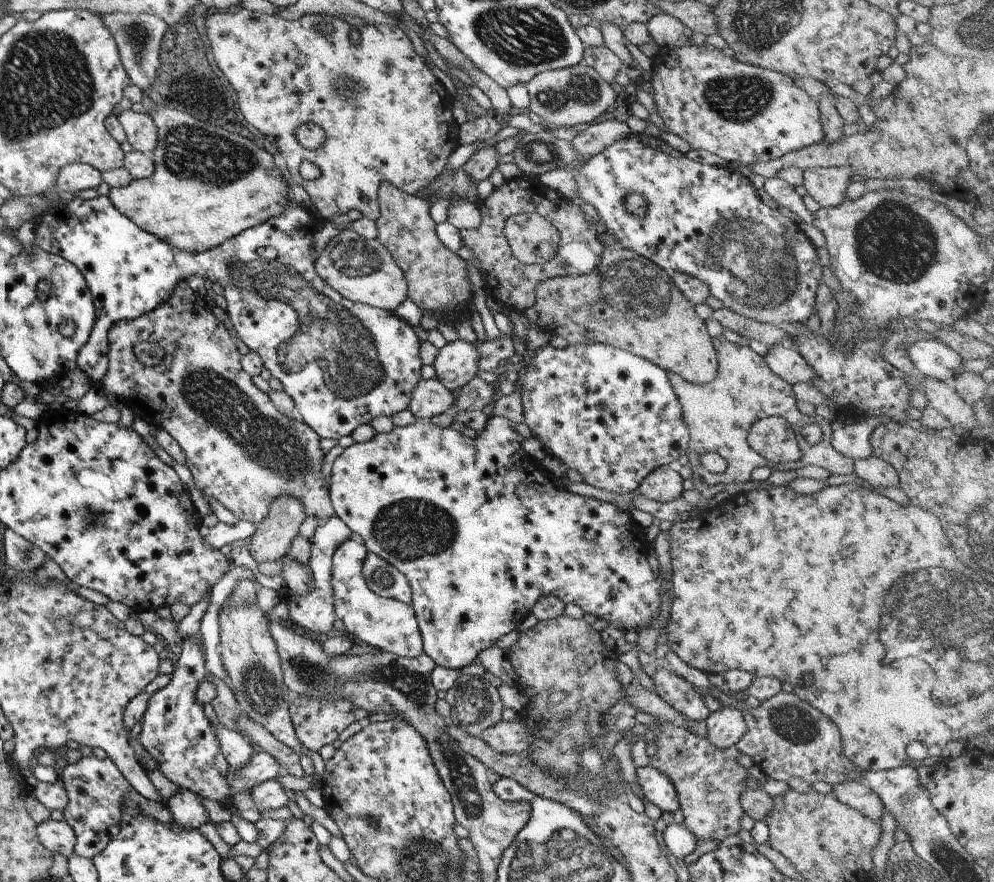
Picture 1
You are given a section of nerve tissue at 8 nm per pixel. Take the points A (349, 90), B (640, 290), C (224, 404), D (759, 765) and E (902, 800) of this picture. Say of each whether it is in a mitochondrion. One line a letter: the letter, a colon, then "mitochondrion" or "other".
A: mitochondrion
B: mitochondrion
C: mitochondrion
D: other
E: mitochondrion

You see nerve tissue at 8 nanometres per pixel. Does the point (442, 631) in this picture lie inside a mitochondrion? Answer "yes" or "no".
no

